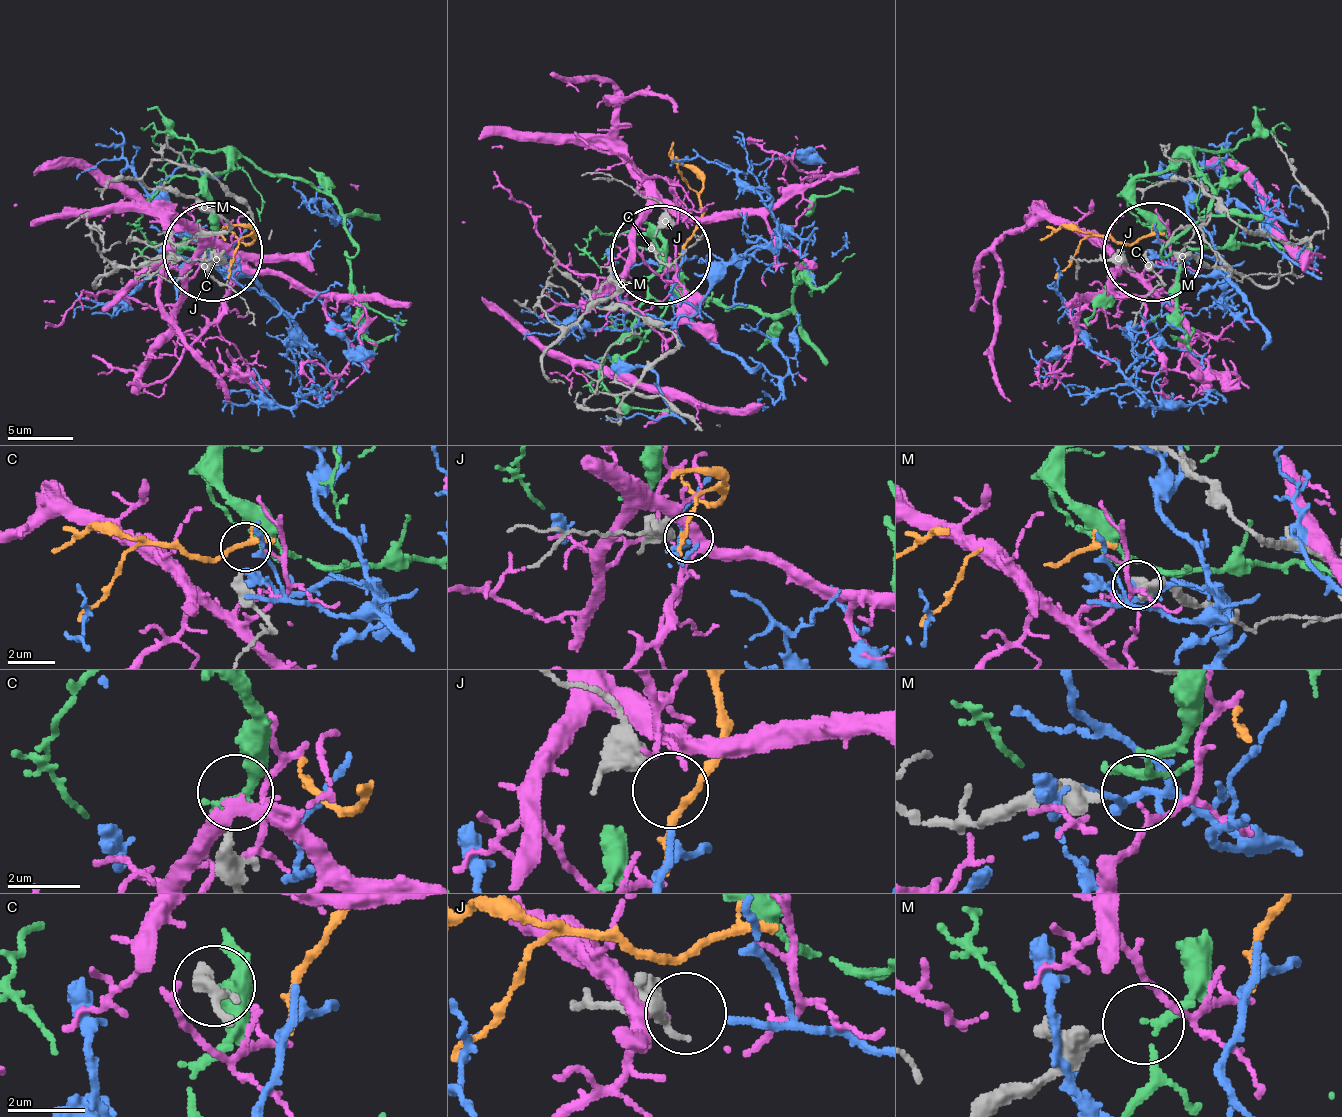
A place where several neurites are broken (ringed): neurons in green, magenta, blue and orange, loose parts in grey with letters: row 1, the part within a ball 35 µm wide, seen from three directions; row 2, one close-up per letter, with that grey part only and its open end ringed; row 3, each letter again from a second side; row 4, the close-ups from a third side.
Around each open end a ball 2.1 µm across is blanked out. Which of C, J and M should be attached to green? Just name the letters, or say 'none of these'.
C

